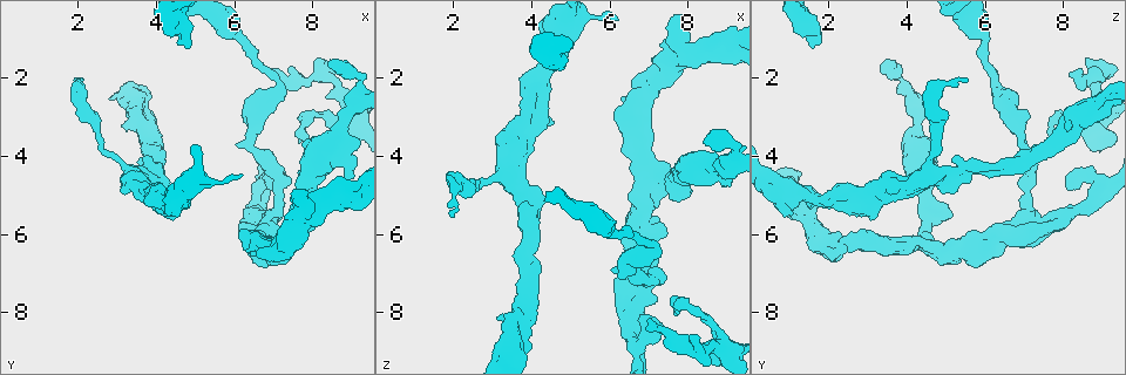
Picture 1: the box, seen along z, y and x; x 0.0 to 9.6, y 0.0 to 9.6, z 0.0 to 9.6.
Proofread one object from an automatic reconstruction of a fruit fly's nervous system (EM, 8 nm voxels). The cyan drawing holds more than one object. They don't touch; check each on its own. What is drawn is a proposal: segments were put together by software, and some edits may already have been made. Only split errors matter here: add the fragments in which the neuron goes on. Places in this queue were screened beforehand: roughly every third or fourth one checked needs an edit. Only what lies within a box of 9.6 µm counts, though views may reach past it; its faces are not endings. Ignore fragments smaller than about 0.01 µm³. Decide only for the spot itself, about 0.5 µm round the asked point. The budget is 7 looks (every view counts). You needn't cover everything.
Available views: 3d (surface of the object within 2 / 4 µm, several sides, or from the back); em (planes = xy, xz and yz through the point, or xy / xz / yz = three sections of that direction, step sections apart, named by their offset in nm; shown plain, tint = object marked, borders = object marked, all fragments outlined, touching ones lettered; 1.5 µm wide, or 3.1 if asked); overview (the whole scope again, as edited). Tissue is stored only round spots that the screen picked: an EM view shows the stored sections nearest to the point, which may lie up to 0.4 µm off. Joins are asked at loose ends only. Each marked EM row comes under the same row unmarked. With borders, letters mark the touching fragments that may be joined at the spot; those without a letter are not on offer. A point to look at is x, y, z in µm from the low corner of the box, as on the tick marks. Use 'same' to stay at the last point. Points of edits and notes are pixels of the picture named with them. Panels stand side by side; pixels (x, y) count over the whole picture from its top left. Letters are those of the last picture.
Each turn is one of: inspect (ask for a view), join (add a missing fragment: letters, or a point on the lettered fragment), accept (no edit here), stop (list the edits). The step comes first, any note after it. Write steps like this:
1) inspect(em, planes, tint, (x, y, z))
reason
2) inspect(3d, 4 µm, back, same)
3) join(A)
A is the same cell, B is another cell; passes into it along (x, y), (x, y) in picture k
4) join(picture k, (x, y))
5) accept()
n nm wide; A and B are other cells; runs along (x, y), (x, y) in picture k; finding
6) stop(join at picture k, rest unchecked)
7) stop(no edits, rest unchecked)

inspect(em, xz, step 4, borders, (2.00, 2.00, 5.50))
end of a long branch

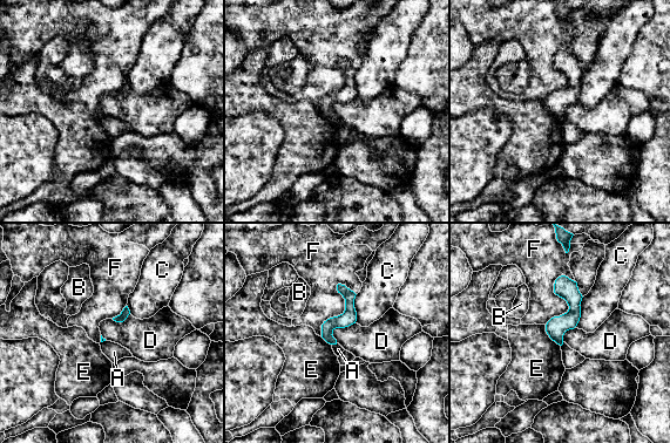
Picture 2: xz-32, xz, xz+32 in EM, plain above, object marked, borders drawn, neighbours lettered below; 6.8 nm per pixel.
inspect(em, planes, borders, same)
cut it another way

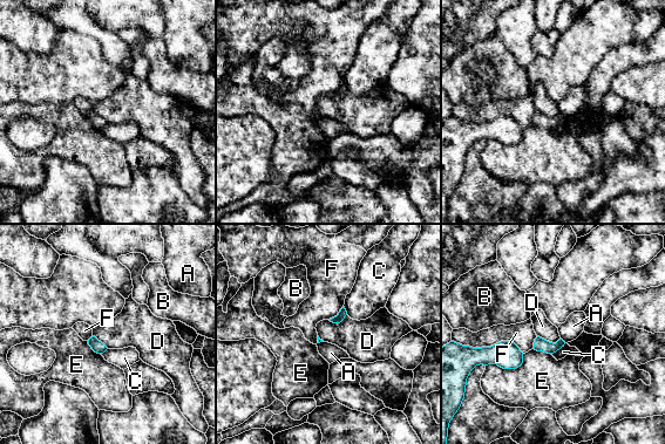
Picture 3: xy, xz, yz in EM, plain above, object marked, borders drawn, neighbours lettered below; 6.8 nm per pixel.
accept()
F touches over 360 nm; A, B, C, D, E and F are other cells; border along (537, 335), (552, 342), (560, 339) in picture 3; no lettered fragment goes on from it

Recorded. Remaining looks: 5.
inspect(3d, 4 µm, back, (7.60, 3.70, 8.05))
an open end

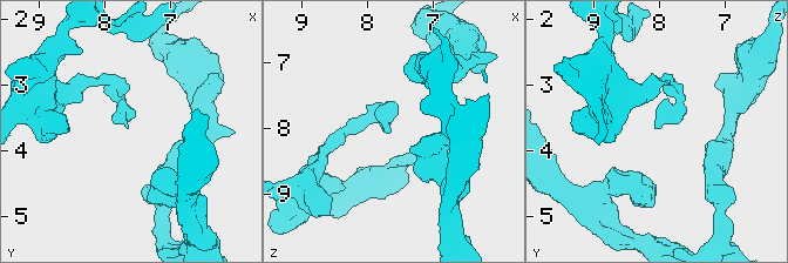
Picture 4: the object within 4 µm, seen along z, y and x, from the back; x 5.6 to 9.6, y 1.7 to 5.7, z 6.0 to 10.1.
inspect(em, planes, tint, (7.65, 3.65, 8.05))

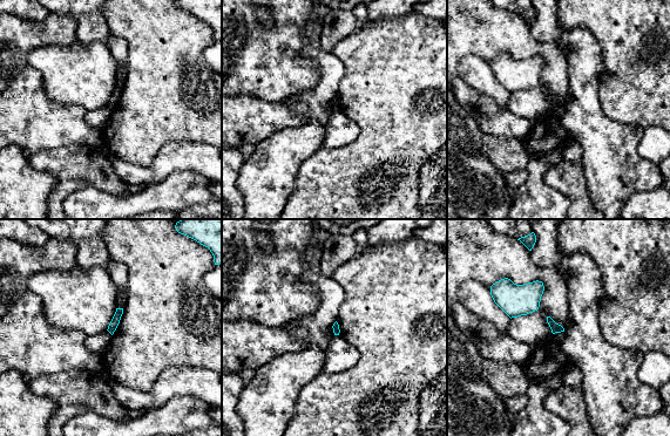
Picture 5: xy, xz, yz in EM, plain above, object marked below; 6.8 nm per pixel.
inspect(em, planes, borders, same)
see the neighbours

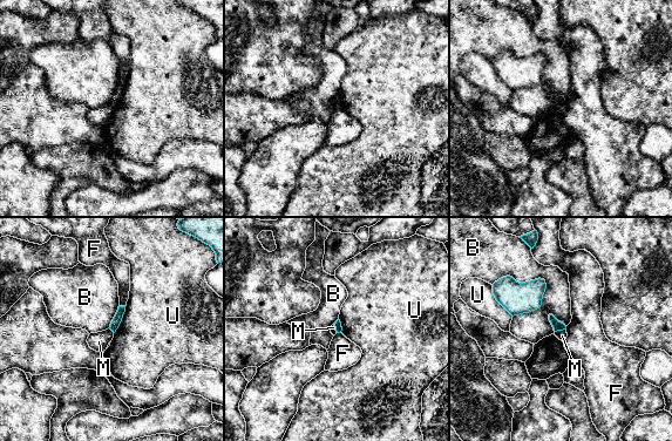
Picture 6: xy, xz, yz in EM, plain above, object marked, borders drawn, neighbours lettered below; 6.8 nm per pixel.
accept()
B, F, M and U are other cells; border along (565, 328), (555, 332) in picture 6; none of them fits

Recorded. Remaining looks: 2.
inspect(em, planes, borders, (8.45, 1.55, 3.65))
long arm stops here

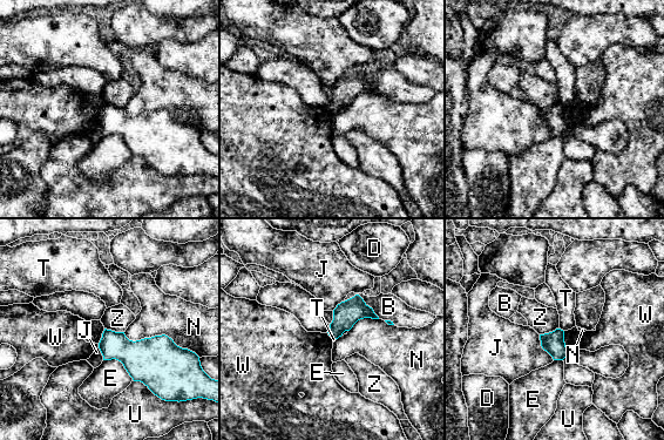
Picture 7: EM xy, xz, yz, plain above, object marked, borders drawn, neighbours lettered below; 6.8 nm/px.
accept()
N touches over 460 nm; B, D, E, J, N, T, U, W and Z are other cells; border along (104, 327), (123, 332) in picture 7; none of them fits

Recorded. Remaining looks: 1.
stop(no edits, rest unchecked)

